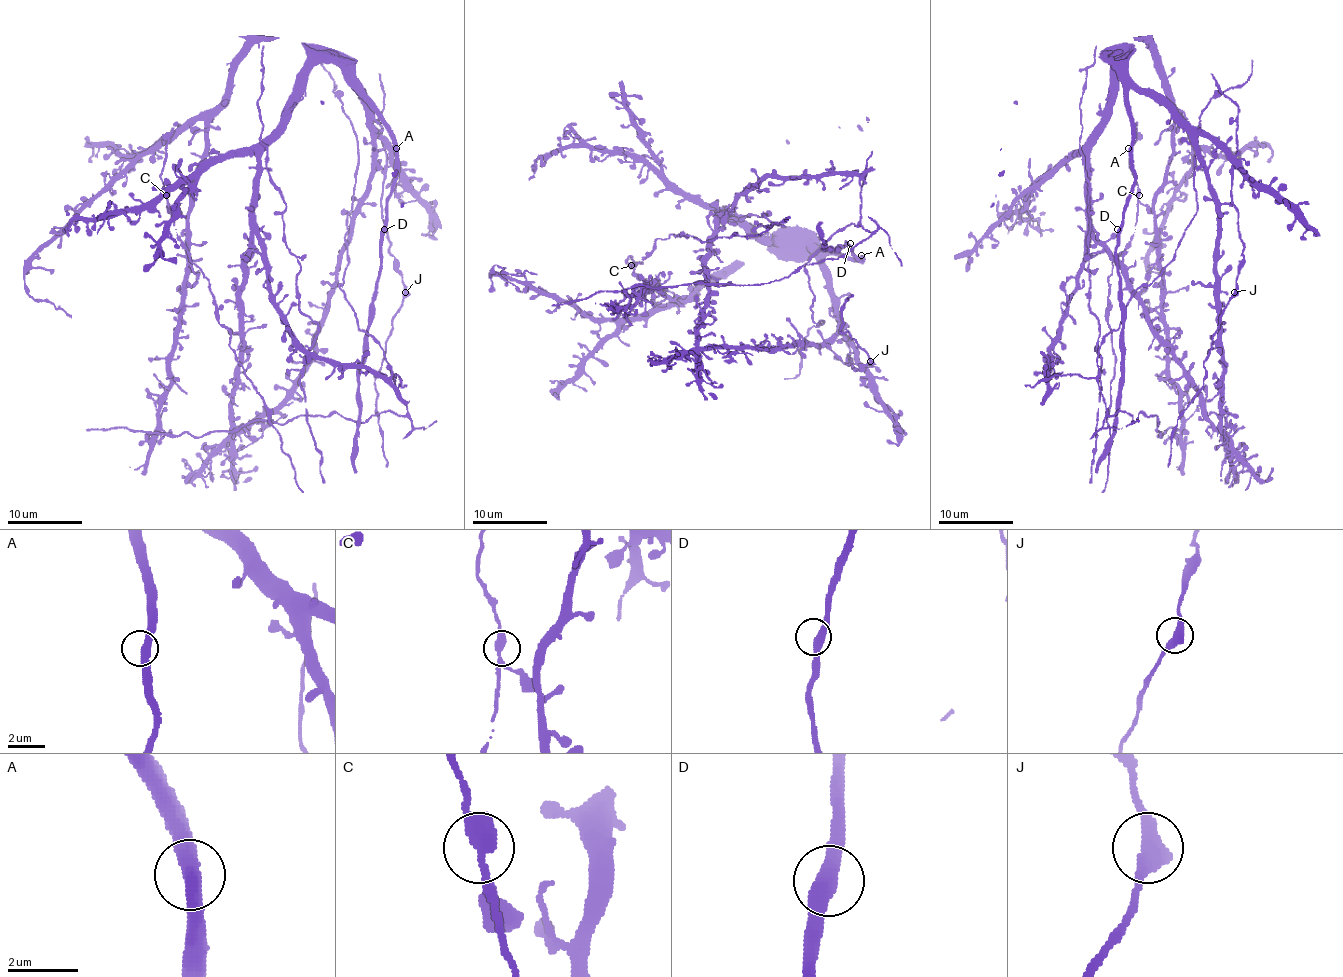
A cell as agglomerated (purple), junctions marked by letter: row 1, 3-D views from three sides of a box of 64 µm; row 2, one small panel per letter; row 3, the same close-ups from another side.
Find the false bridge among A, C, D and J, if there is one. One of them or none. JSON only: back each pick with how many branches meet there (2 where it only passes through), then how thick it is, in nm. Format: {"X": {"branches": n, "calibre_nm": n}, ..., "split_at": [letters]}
{"split_at": []}

